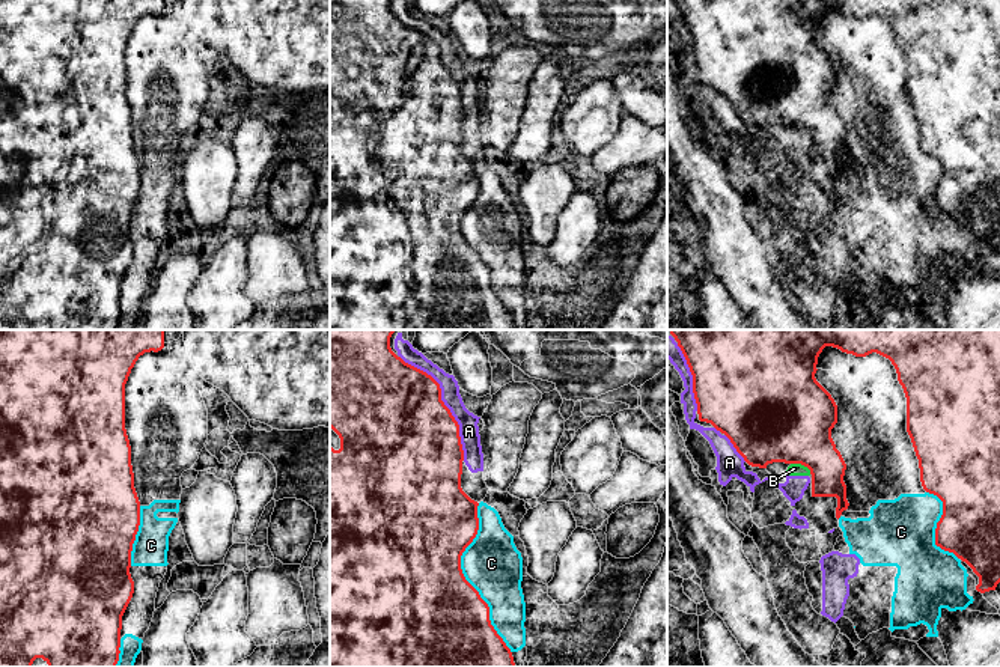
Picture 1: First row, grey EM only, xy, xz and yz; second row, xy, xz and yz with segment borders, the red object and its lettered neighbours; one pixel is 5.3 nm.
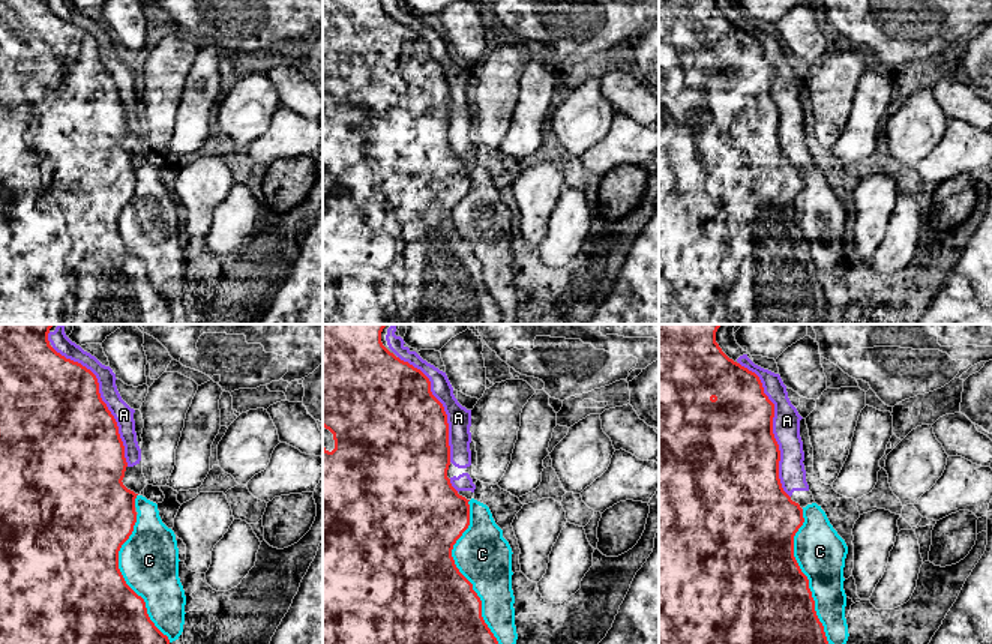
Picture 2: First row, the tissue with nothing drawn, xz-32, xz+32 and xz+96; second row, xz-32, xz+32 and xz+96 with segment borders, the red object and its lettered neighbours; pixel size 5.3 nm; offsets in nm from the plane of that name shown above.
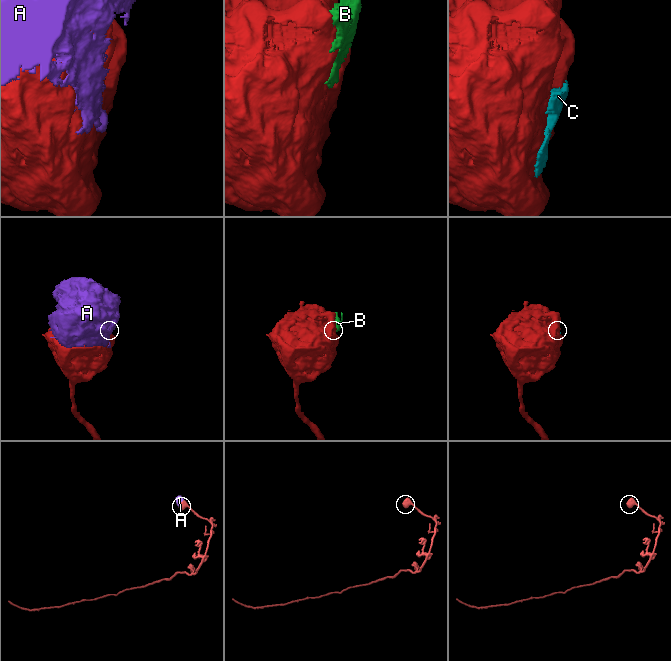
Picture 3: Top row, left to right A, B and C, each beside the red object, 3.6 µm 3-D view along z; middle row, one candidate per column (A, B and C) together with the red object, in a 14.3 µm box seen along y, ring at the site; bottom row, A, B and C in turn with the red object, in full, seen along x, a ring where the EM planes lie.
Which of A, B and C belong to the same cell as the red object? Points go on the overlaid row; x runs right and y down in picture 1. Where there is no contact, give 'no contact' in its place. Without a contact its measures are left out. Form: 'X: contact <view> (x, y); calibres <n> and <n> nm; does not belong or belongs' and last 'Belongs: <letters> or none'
A: contact xz (443, 402); calibres 500 and 110 nm; does not belong
B: contact yz (801, 464); calibres 460 and 60 nm; does not belong
C: contact xz (464, 578); calibres 500 and 320 nm; does not belong
Belongs: none

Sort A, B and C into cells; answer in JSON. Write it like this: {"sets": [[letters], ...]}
{"sets": [["A", "B", "C"]]}

